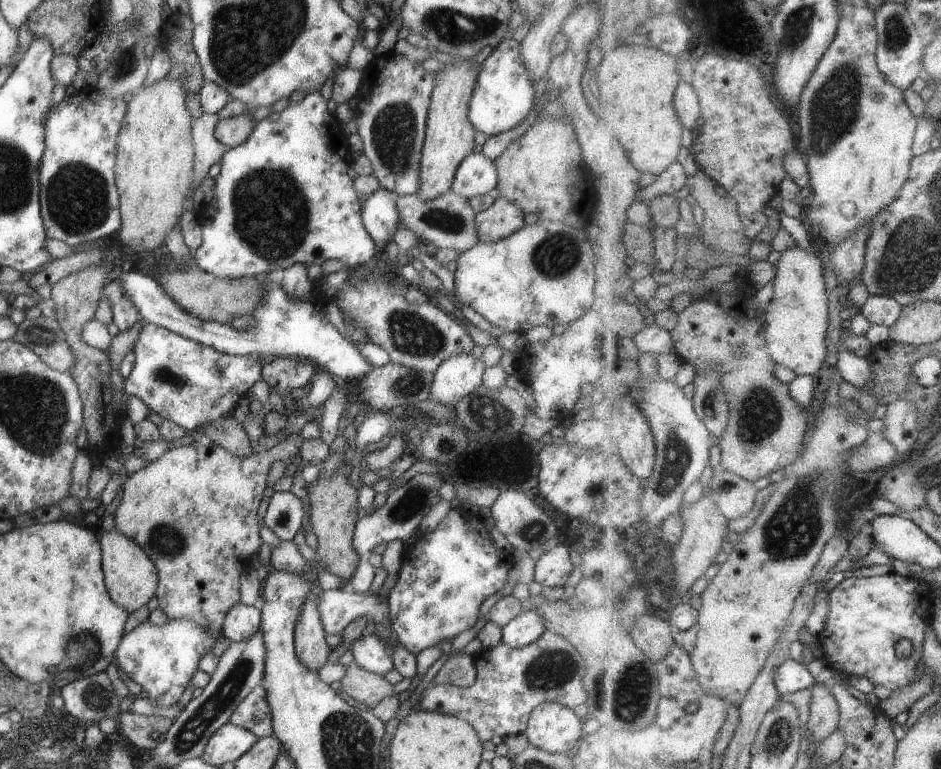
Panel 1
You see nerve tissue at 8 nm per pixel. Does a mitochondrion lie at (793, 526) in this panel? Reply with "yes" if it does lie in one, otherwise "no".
yes

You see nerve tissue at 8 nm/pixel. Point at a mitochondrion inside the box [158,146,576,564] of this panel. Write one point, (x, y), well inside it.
(270, 215)

